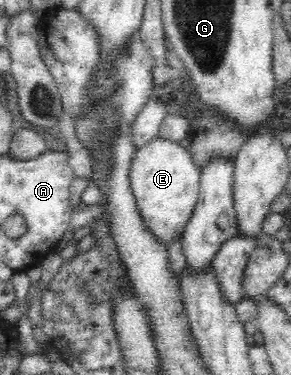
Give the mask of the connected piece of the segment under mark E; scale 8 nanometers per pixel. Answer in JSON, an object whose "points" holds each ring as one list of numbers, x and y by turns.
{"points":[[158,136,136,149,128,177,144,225,158,242,168,245,175,236,182,236,200,190,200,170,187,148,182,148,176,140]]}

